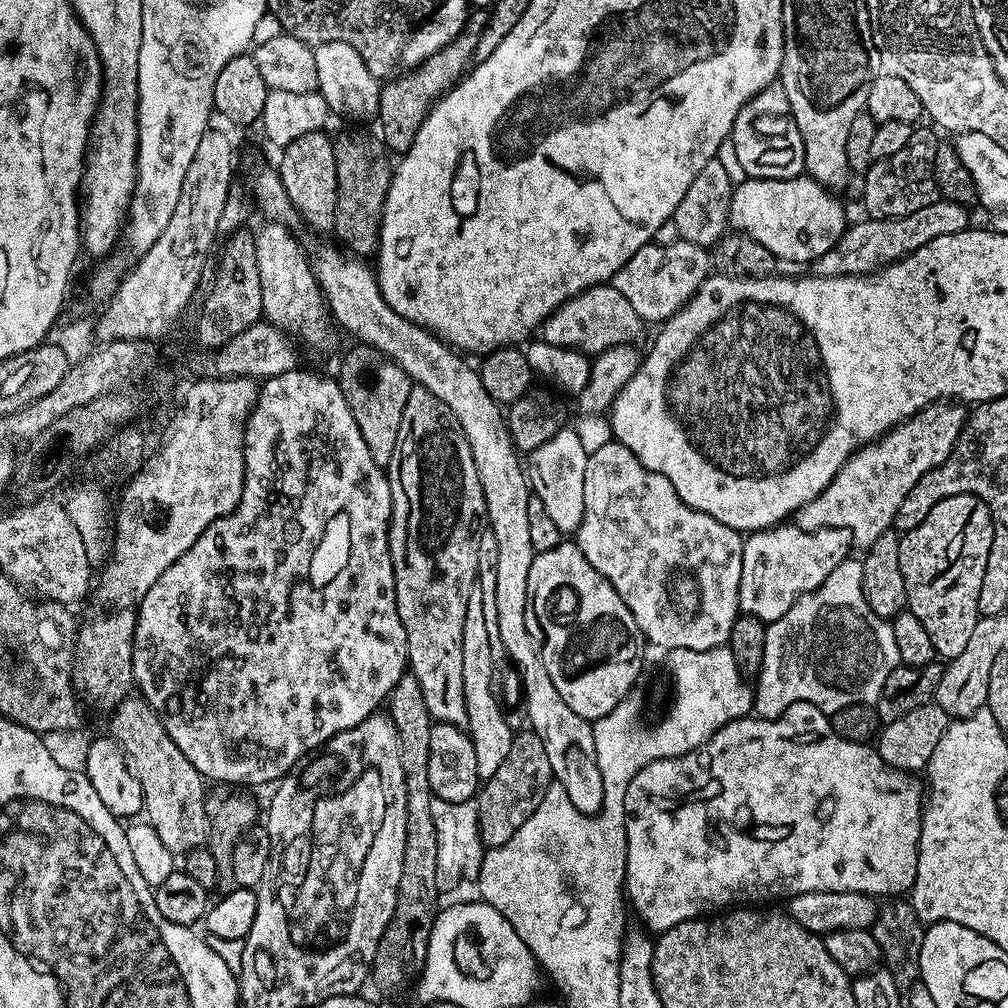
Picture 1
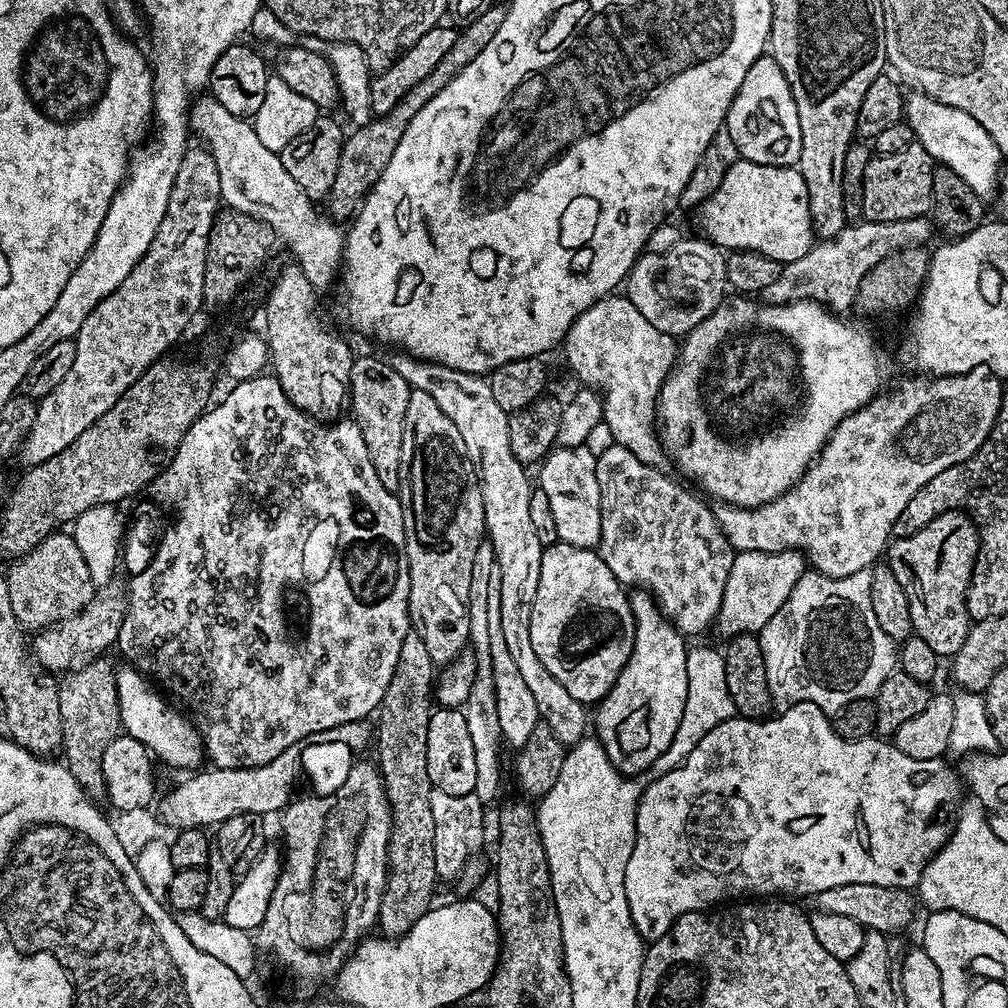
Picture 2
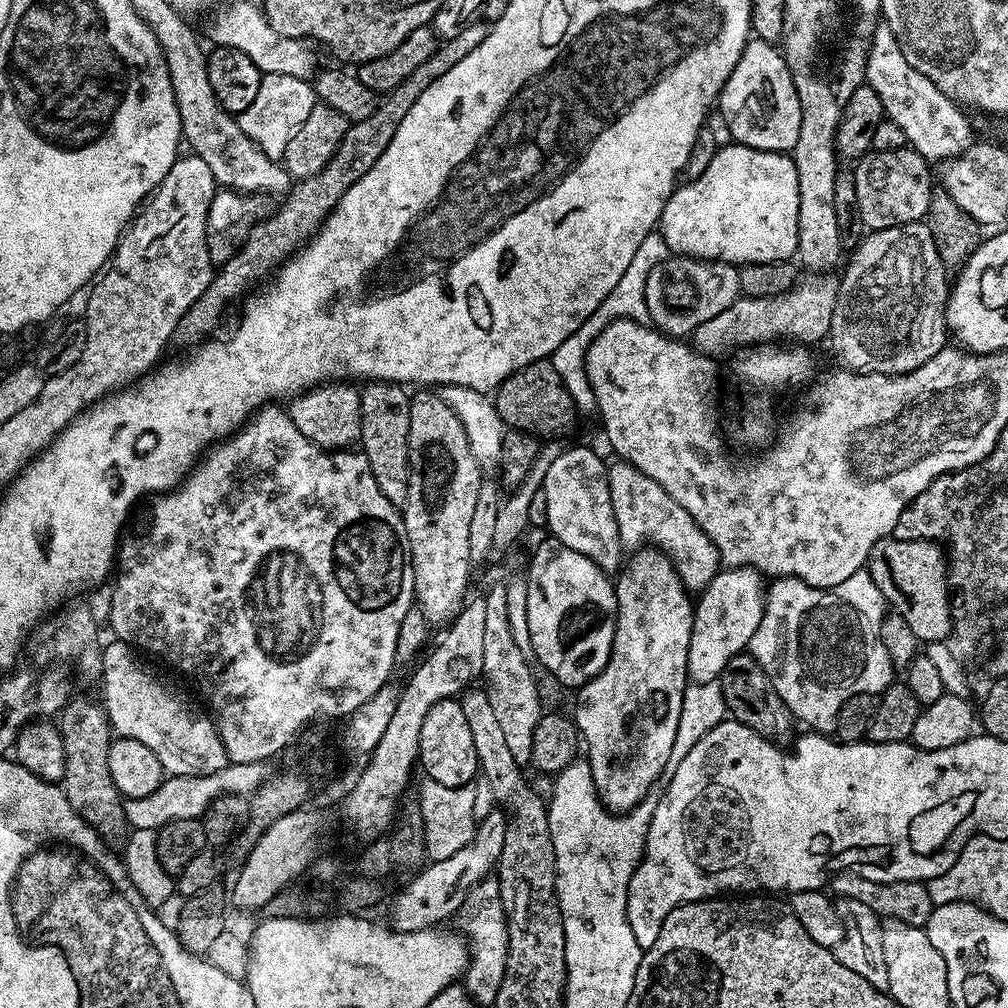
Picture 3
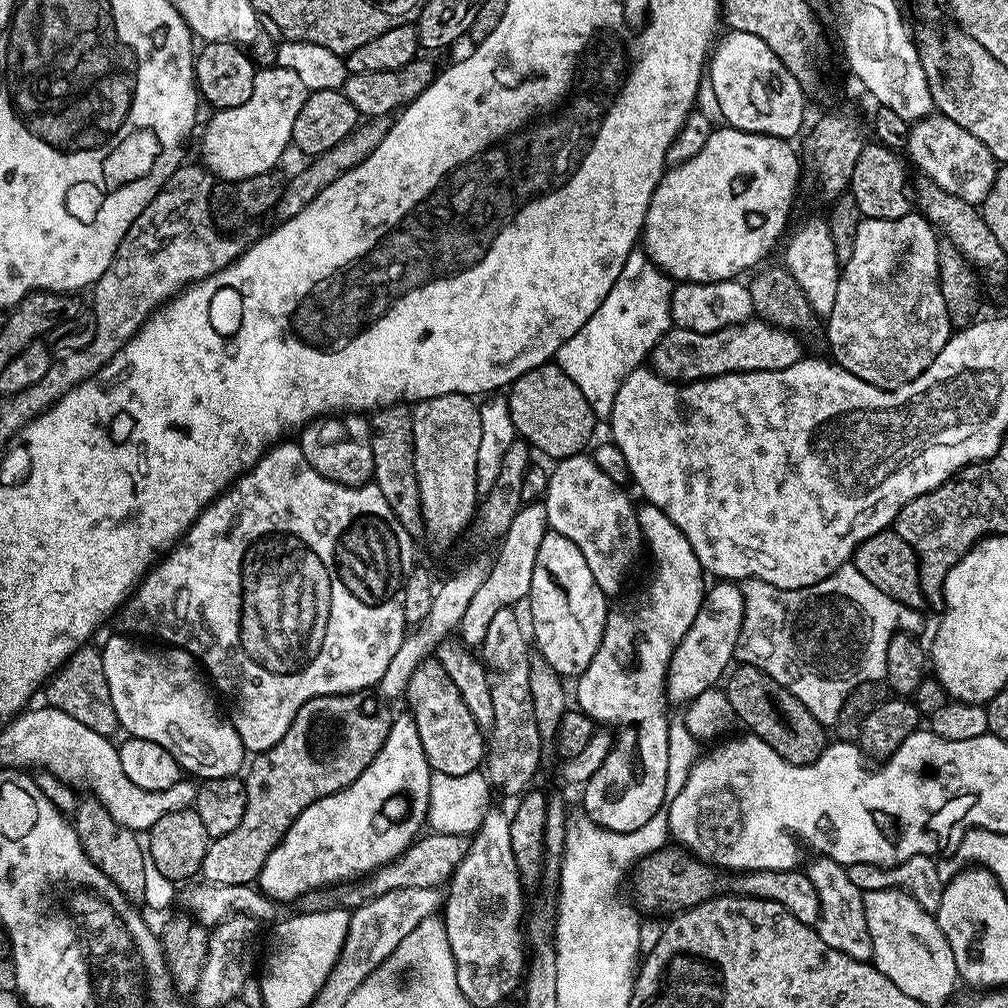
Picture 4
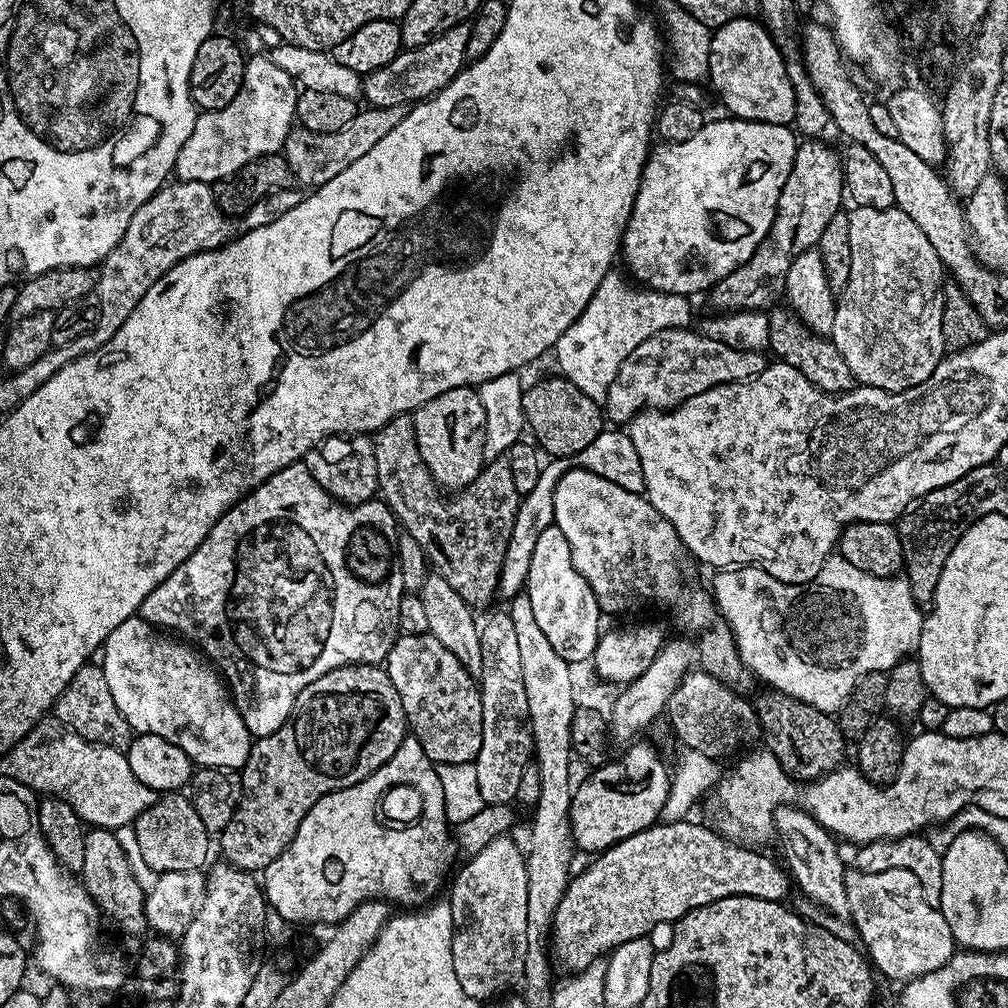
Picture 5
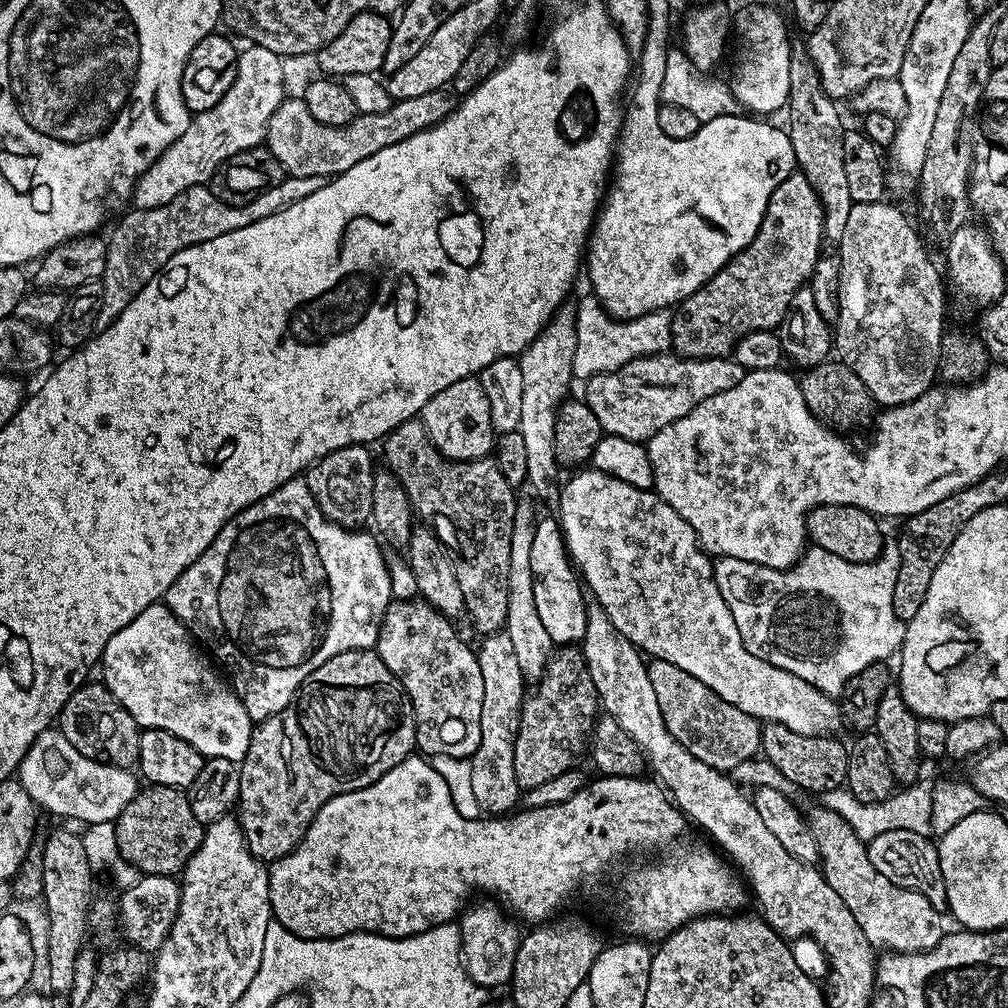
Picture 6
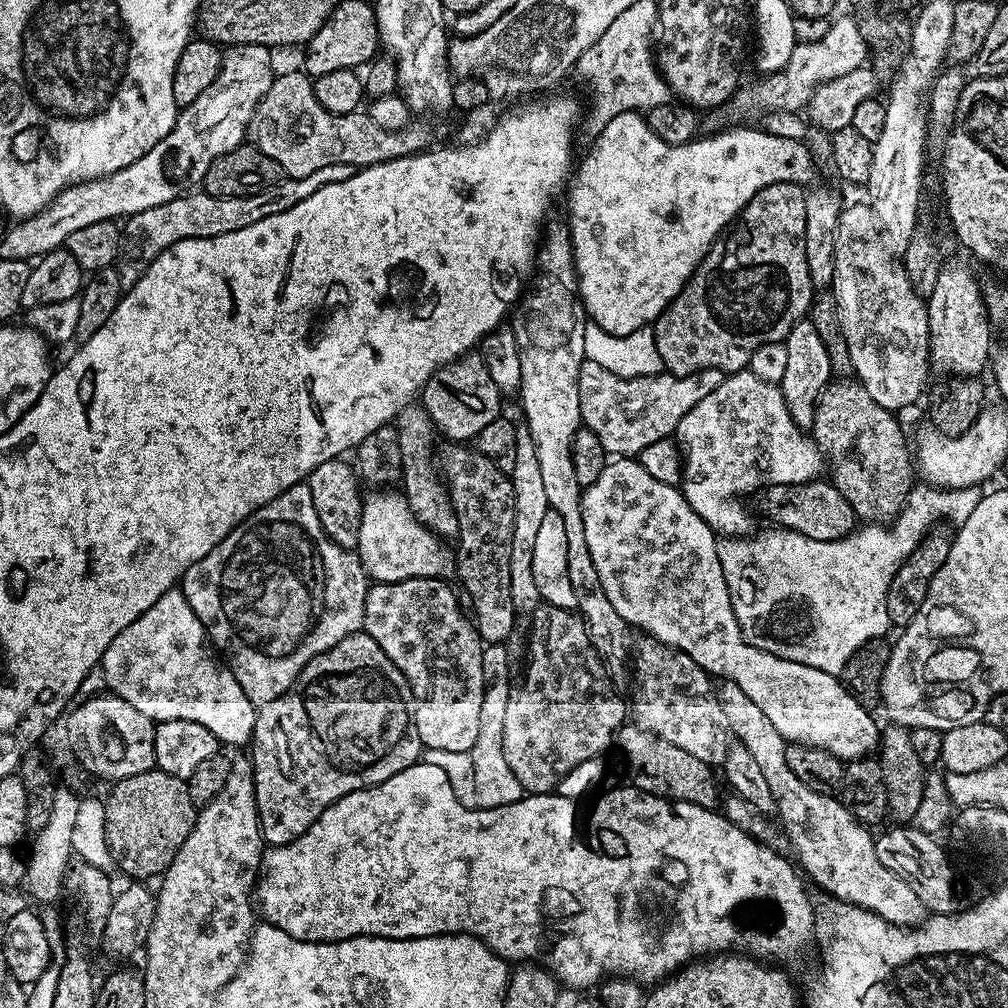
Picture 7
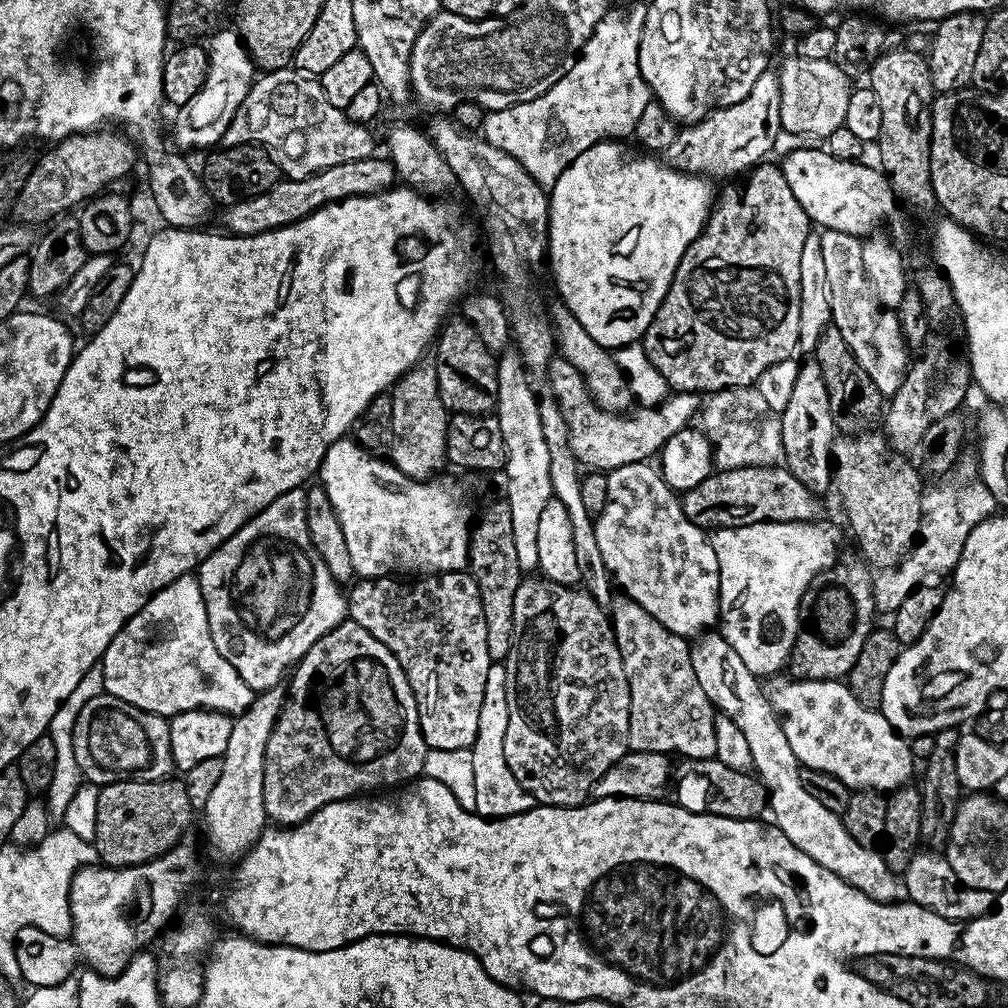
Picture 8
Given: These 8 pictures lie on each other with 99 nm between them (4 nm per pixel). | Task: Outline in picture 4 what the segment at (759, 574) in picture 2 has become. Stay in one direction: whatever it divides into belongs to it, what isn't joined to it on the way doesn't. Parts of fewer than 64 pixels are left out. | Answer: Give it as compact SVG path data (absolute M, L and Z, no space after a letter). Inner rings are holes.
M736 582L713 584L716 585L713 588L711 585L705 591L704 601L698 610L698 618L694 618L694 626L686 630L682 642L670 658L666 695L673 705L687 705L706 689L717 687L722 677L729 671L736 654L736 643L744 621L744 590Z

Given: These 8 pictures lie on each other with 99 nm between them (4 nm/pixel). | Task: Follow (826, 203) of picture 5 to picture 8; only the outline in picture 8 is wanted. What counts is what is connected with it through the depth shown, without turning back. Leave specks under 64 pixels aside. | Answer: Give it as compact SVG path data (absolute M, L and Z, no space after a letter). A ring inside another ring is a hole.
M761 162L743 177L741 184L732 184L724 193L719 193L718 199L704 221L704 228L690 242L686 254L682 254L682 262L678 262L678 270L674 270L674 278L670 282L670 290L666 290L666 298L662 298L662 306L658 306L658 314L654 314L654 322L646 330L644 352L658 366L658 374L666 378L669 389L677 392L694 392L697 394L711 394L720 392L723 388L746 388L755 385L760 375L774 362L793 359L799 349L799 282L801 281L802 246L810 233L810 221L806 210L802 210L802 202L794 198L792 184L786 182L784 169L779 163L768 164Z

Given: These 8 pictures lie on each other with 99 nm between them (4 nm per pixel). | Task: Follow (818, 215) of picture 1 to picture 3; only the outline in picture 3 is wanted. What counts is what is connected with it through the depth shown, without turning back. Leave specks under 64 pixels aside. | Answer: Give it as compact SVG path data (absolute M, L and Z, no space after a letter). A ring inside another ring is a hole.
M745 144L717 147L710 166L700 176L681 183L660 215L658 231L669 253L692 256L696 260L720 260L723 264L743 266L758 262L791 261L798 246L798 170L791 155L754 150Z

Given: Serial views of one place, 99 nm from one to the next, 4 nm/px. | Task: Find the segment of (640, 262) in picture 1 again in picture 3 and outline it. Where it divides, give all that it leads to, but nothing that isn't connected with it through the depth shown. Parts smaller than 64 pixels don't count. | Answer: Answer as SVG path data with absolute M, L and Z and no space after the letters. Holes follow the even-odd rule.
M669 255L646 280L646 304L651 323L666 336L684 338L702 322L718 318L734 301L741 299L740 268L720 260L696 260L692 256Z

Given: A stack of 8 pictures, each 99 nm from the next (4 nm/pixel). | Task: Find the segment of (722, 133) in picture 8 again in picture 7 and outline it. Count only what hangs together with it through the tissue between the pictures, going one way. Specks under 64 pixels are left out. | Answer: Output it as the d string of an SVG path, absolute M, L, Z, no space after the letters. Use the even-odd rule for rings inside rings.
M846 14L841 20L833 19L823 35L821 41L797 43L790 62L782 70L765 75L761 84L752 84L744 97L739 97L740 104L744 108L757 108L760 114L776 111L788 111L799 113L807 105L818 88L832 79L842 78L844 74L865 67L864 60L870 55L870 49L858 34L858 26L853 17Z

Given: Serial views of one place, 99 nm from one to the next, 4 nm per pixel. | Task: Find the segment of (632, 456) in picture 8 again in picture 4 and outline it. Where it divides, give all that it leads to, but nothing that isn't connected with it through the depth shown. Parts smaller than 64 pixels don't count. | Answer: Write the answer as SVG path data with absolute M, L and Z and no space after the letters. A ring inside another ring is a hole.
M756 318L751 322L735 324L733 328L723 328L717 332L695 332L689 328L673 327L656 343L650 353L650 364L656 375L664 377L669 382L691 382L694 380L709 380L722 374L735 372L757 372L758 370L782 370L786 366L794 366L794 362L802 359L800 342L791 331L774 328L763 319Z

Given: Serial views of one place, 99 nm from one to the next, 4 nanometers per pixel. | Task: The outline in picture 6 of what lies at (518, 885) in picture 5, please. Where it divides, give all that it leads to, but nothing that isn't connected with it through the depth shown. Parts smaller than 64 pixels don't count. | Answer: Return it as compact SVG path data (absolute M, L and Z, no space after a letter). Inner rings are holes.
M492 900L478 904L471 903L459 917L460 947L468 976L474 983L485 990L494 986L507 985L514 968L514 958L517 957L517 946L520 945L520 930L510 920L509 915Z

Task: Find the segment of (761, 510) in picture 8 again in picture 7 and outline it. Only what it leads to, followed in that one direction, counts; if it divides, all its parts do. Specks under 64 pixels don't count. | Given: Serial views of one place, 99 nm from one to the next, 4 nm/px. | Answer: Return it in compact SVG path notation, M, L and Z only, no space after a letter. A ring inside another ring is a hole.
M817 478L809 484L779 484L763 489L759 493L760 508L773 521L773 525L787 528L790 532L797 532L806 538L814 538L818 542L841 540L843 536L851 536L858 528L858 519L846 498L827 479Z

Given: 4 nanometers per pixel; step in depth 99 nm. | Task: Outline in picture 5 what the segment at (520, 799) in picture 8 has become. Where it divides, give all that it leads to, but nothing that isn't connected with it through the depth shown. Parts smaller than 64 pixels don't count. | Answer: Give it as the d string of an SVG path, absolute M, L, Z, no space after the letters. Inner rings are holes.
M507 611L494 613L488 621L483 621L479 631L482 648L482 672L478 677L482 702L482 746L474 761L478 790L485 804L512 804L518 794L522 774L530 767L534 756L518 637Z

